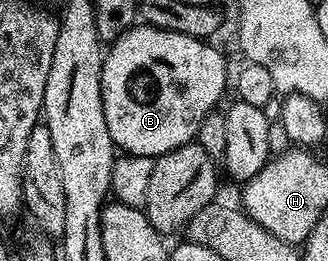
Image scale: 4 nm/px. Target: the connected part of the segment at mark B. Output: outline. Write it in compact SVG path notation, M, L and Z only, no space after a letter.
M138 23L129 29L119 39L115 39L108 46L101 62L101 94L103 95L103 115L107 115L107 131L111 131L111 139L118 150L135 157L159 158L167 151L175 147L185 145L187 142L194 140L207 114L214 112L221 101L221 96L225 93L225 85L230 84L231 69L225 66L225 57L219 50L213 46L213 43L206 43L202 38L192 37L191 35L179 35L175 31L163 31L159 27L151 27L144 23Z

